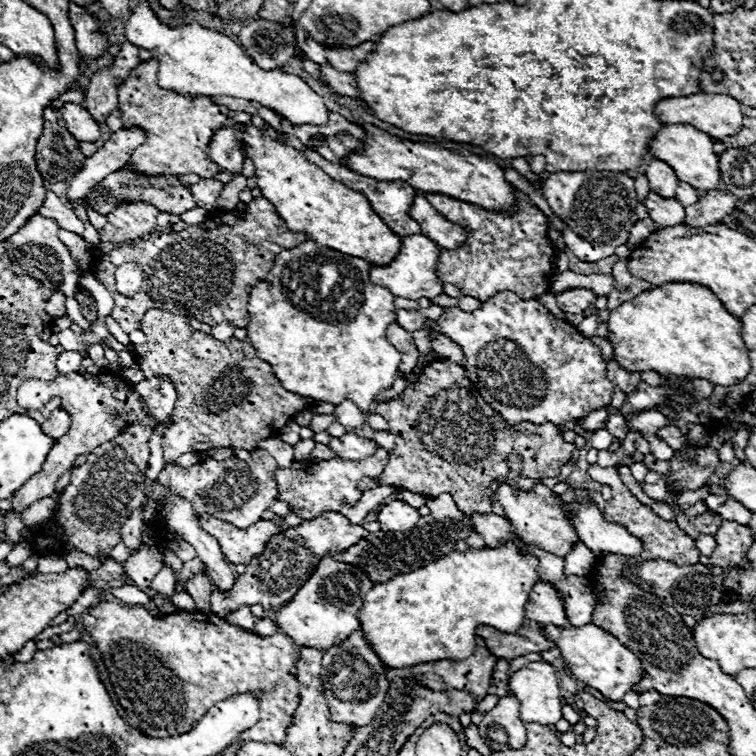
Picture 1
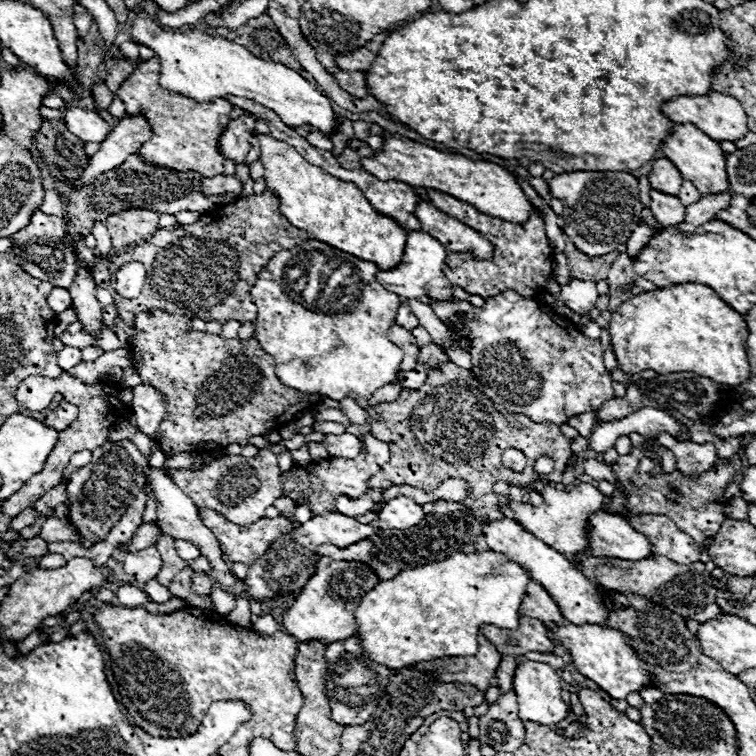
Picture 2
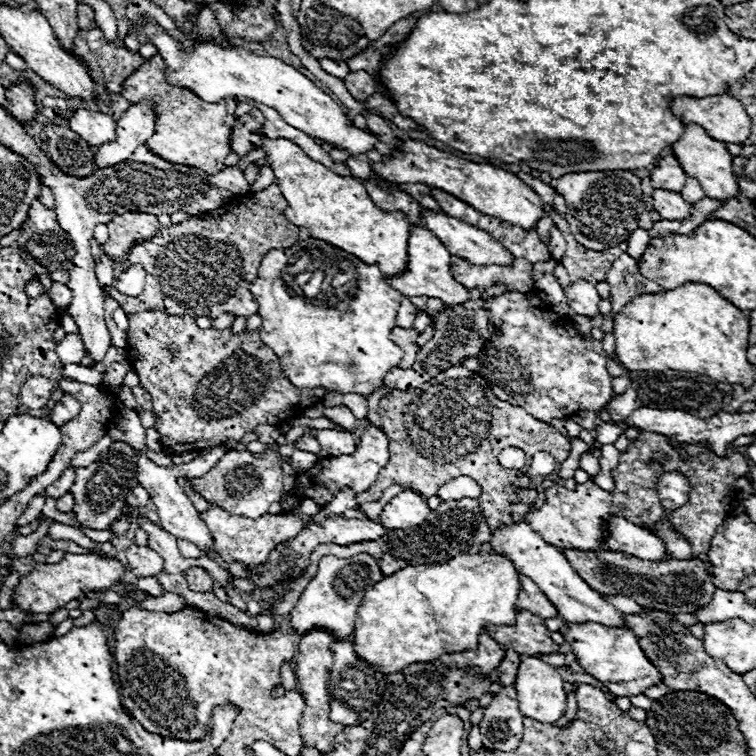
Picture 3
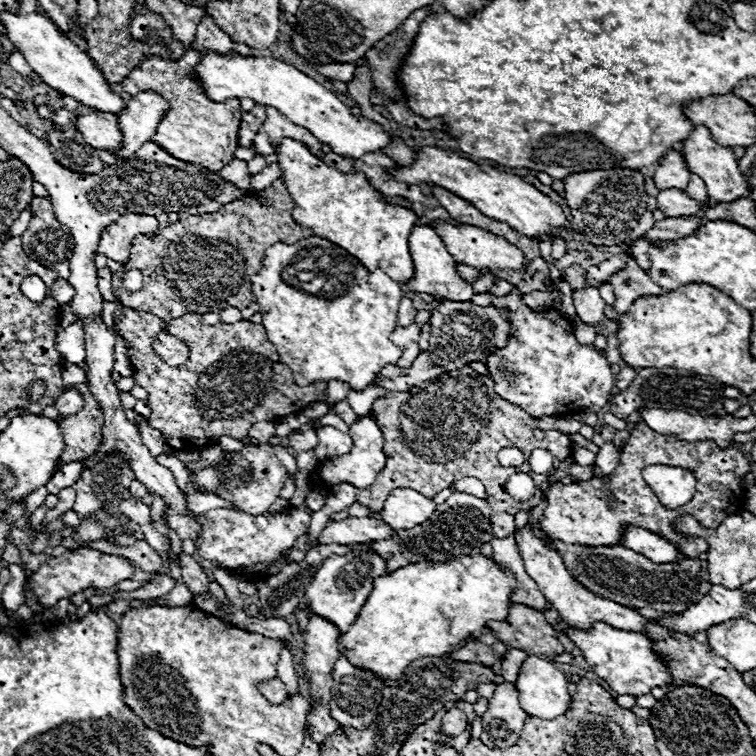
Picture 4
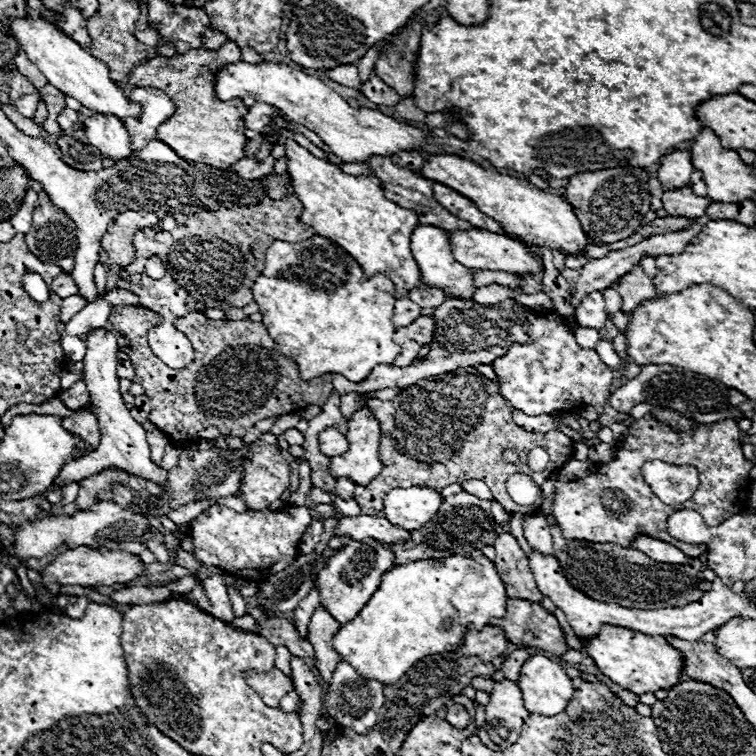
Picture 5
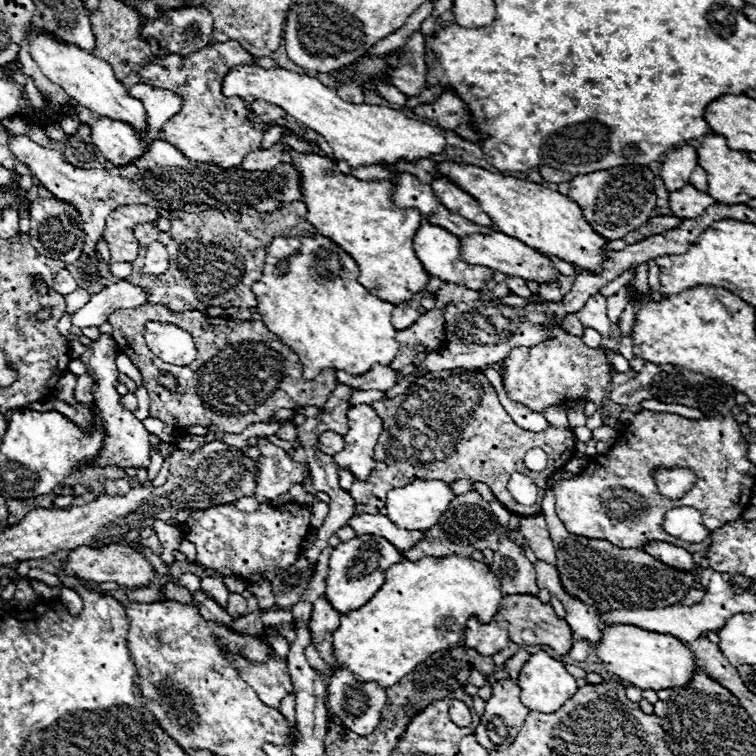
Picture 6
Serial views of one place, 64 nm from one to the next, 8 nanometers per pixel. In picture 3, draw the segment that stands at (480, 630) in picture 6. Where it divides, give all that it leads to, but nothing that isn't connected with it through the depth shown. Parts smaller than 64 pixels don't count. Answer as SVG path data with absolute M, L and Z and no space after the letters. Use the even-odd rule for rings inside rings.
M486 632L480 634L480 644L476 650L466 650L466 652L456 652L456 654L446 654L440 658L440 662L452 664L452 666L480 666L484 674L490 674L504 658L502 646L494 642Z

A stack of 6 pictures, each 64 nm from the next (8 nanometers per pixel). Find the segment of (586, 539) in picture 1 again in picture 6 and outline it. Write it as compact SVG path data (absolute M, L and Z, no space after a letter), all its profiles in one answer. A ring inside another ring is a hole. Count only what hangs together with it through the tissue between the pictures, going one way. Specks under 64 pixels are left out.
M652 542L652 544L644 546L644 552L652 554L658 562L662 562L666 566L674 566L676 570L690 572L696 566L696 562L688 550L678 548L674 544L668 544L668 542Z

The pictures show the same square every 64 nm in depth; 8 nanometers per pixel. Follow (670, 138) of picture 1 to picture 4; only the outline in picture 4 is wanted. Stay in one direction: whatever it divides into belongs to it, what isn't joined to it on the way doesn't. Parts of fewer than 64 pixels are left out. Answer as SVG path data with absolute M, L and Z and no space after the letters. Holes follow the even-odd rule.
M696 126L696 130L690 134L690 138L686 138L682 144L684 144L682 154L686 158L686 164L688 164L692 174L698 174L706 182L710 200L714 200L714 202L734 202L738 198L750 196L750 184L746 182L742 172L738 170L738 158L734 156L734 152L730 148L720 146L712 138L708 128Z

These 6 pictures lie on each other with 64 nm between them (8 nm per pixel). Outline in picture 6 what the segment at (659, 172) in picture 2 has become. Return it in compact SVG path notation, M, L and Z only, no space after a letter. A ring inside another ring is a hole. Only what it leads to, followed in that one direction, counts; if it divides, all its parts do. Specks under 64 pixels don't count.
M684 146L678 150L672 150L670 154L666 154L664 162L662 162L662 170L660 176L666 184L666 188L670 192L684 188L690 182L690 174L692 170L698 166L696 162L696 148L692 146Z

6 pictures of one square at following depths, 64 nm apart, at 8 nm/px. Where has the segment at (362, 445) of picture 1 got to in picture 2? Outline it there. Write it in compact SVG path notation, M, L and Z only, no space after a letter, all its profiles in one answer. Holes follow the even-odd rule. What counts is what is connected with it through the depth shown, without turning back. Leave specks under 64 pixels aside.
M344 432L340 436L326 434L322 444L326 446L330 456L342 456L342 458L356 458L362 450L362 440L350 432Z

